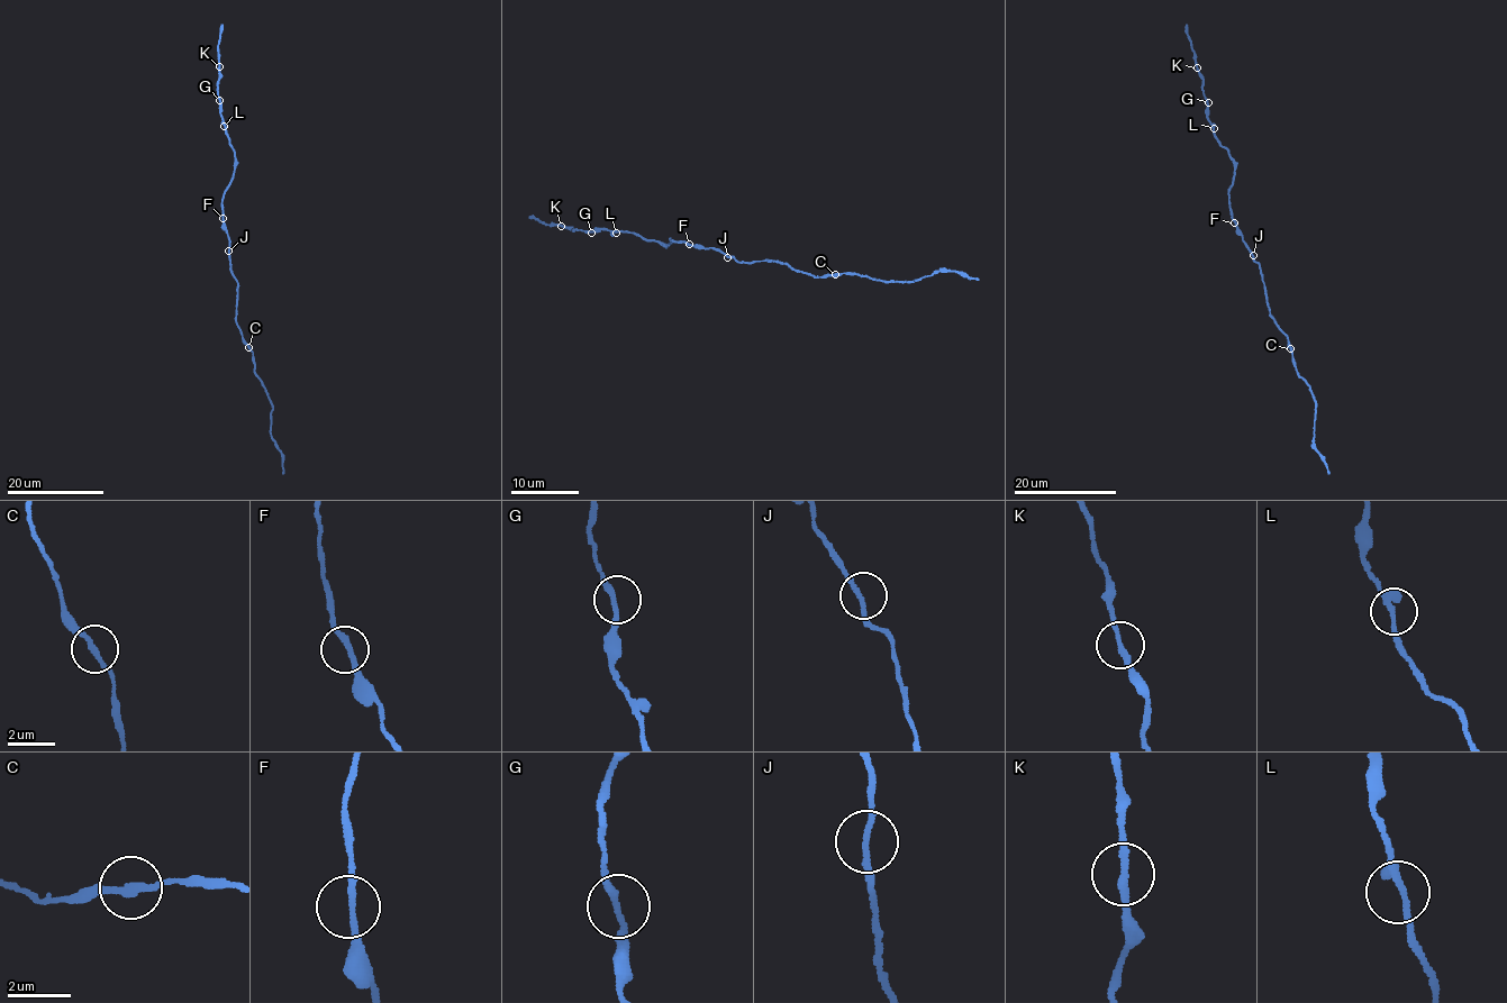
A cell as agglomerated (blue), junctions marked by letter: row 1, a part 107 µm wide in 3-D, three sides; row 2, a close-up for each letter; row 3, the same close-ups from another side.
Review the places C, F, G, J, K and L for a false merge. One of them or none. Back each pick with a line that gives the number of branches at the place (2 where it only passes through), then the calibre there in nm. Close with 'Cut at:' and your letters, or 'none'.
Cut at: none

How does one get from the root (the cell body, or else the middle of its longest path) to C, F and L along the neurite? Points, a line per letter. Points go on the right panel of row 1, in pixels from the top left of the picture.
C: (1251, 255), (1260, 266), (1269, 316), (1287, 336), (1290, 349)
F: (1251, 255), (1234, 222)
L: (1251, 255), (1232, 218), (1228, 191), (1234, 162), (1219, 145), (1214, 128)

